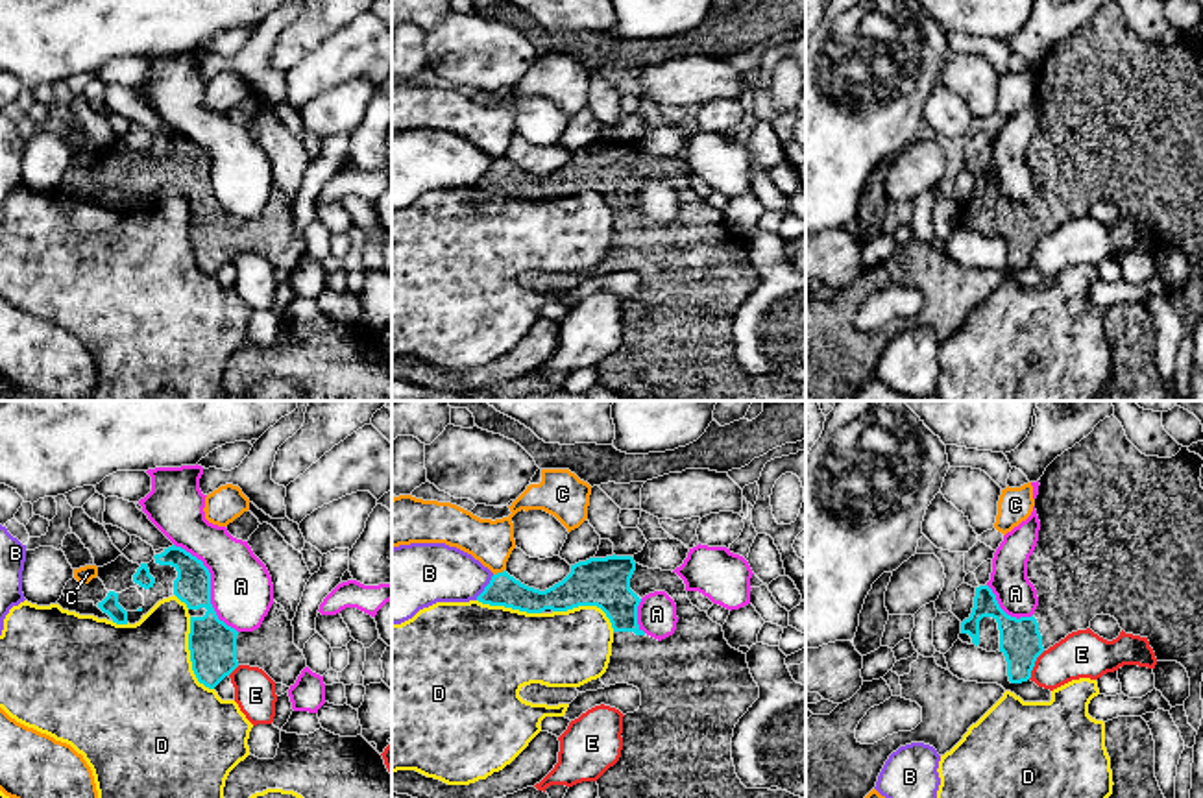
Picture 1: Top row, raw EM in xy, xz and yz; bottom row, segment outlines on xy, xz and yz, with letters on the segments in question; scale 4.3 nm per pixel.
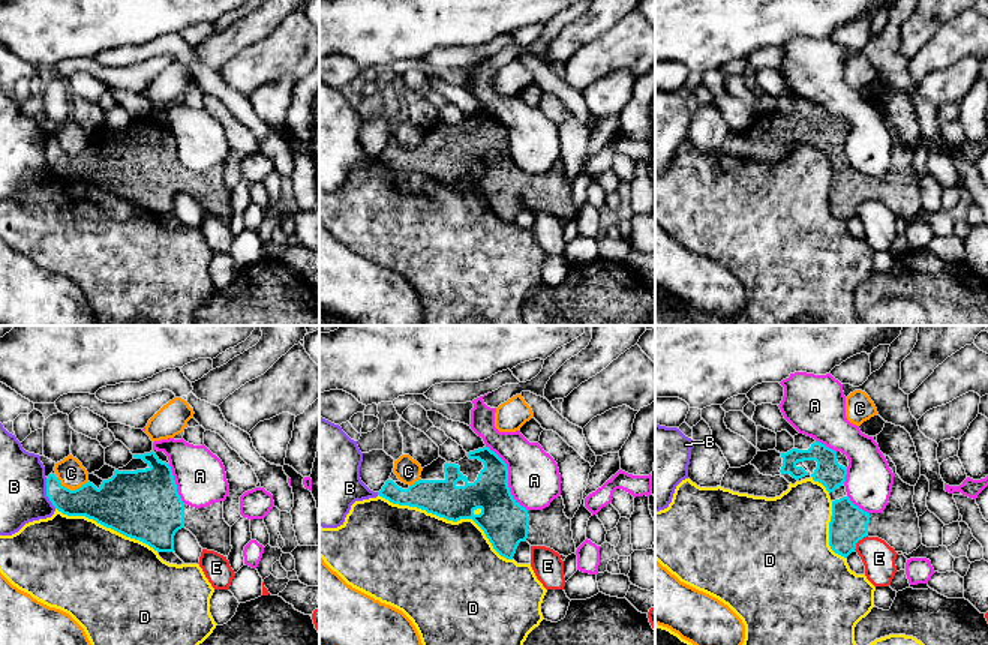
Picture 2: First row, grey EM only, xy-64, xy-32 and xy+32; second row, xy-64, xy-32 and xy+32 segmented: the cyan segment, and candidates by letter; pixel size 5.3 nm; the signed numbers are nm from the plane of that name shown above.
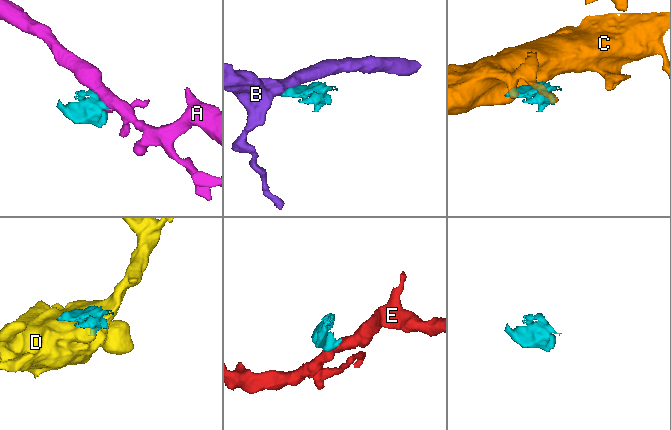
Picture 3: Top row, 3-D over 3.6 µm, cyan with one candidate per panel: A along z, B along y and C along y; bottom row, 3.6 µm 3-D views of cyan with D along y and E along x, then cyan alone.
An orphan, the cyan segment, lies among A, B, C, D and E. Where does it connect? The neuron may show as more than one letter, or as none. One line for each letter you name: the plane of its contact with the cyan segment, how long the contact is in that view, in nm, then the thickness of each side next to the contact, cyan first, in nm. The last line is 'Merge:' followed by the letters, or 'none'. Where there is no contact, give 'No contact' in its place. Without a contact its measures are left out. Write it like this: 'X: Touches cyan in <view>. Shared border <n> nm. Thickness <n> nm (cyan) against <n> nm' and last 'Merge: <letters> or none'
Merge: none

